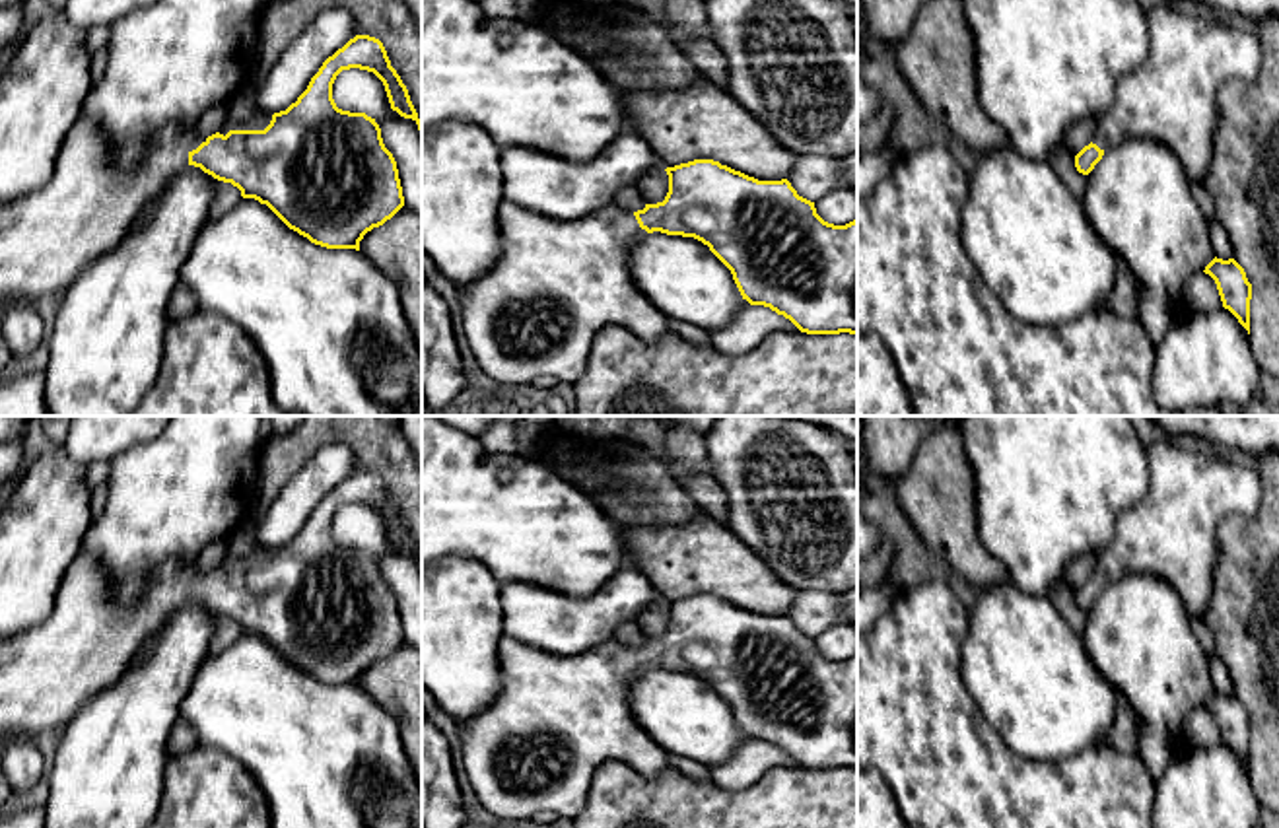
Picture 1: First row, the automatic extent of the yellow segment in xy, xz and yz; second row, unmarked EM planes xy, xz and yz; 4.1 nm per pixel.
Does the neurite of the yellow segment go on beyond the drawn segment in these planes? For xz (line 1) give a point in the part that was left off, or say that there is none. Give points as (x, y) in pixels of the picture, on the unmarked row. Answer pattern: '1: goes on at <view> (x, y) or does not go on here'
1: goes on at xz (556, 720)

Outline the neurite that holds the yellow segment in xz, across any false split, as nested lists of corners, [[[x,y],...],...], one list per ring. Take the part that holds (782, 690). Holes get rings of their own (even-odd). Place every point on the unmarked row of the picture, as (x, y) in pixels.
[[[694,595],[665,606],[665,636],[638,647],[610,639],[583,655],[556,657],[507,636],[500,639],[500,694],[490,707],[459,723],[463,766],[488,814],[517,822],[548,811],[573,820],[585,809],[593,776],[605,762],[622,762],[645,777],[669,770],[669,752],[634,719],[628,696],[632,680],[653,667],[694,673],[708,680],[731,706],[743,735],[770,742],[801,768],[857,770],[857,655],[846,661],[828,659],[816,649],[814,638],[799,632],[787,614],[758,616],[713,595]]]

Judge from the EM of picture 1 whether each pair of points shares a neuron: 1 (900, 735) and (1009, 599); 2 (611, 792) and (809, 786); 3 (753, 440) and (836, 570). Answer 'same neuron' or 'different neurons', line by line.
1: different neurons
2: same neuron
3: same neuron

